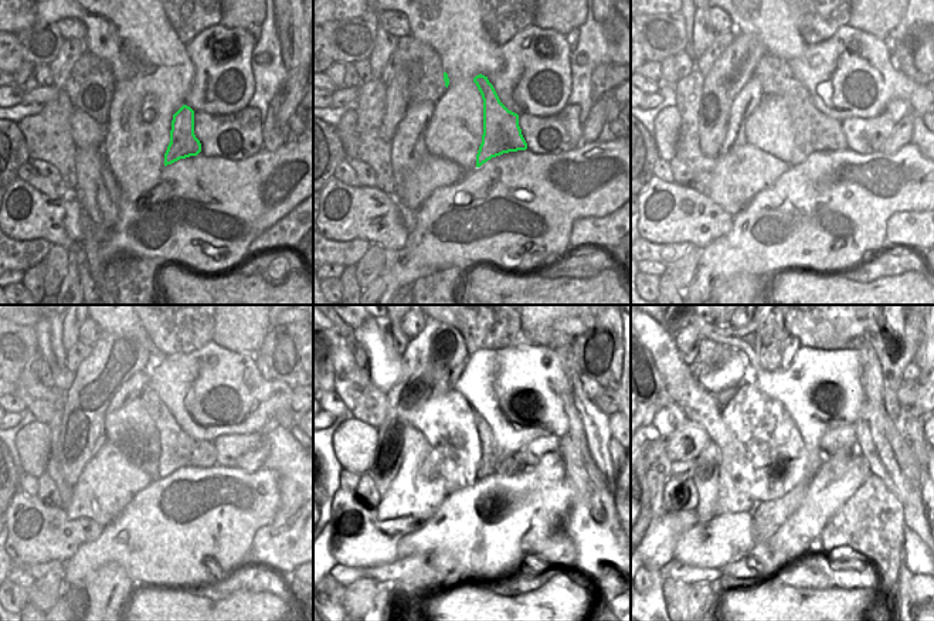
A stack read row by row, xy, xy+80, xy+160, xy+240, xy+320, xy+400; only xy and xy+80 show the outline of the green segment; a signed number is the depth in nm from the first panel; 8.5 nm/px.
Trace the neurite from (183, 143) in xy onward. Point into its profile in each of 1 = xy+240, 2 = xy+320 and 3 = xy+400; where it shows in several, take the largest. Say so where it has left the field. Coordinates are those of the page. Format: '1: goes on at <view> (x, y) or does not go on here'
1: goes on at xy+240 (177, 450)
2: goes on at xy+320 (526, 457)
3: goes on at xy+400 (842, 441)

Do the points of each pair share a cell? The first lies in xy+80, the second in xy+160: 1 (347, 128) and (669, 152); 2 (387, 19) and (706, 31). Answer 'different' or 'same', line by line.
1: same
2: different

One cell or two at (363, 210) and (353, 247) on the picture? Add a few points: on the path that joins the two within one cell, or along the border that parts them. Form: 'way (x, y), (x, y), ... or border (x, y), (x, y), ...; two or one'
border (328, 237), (332, 240), (364, 238), (370, 243); two

